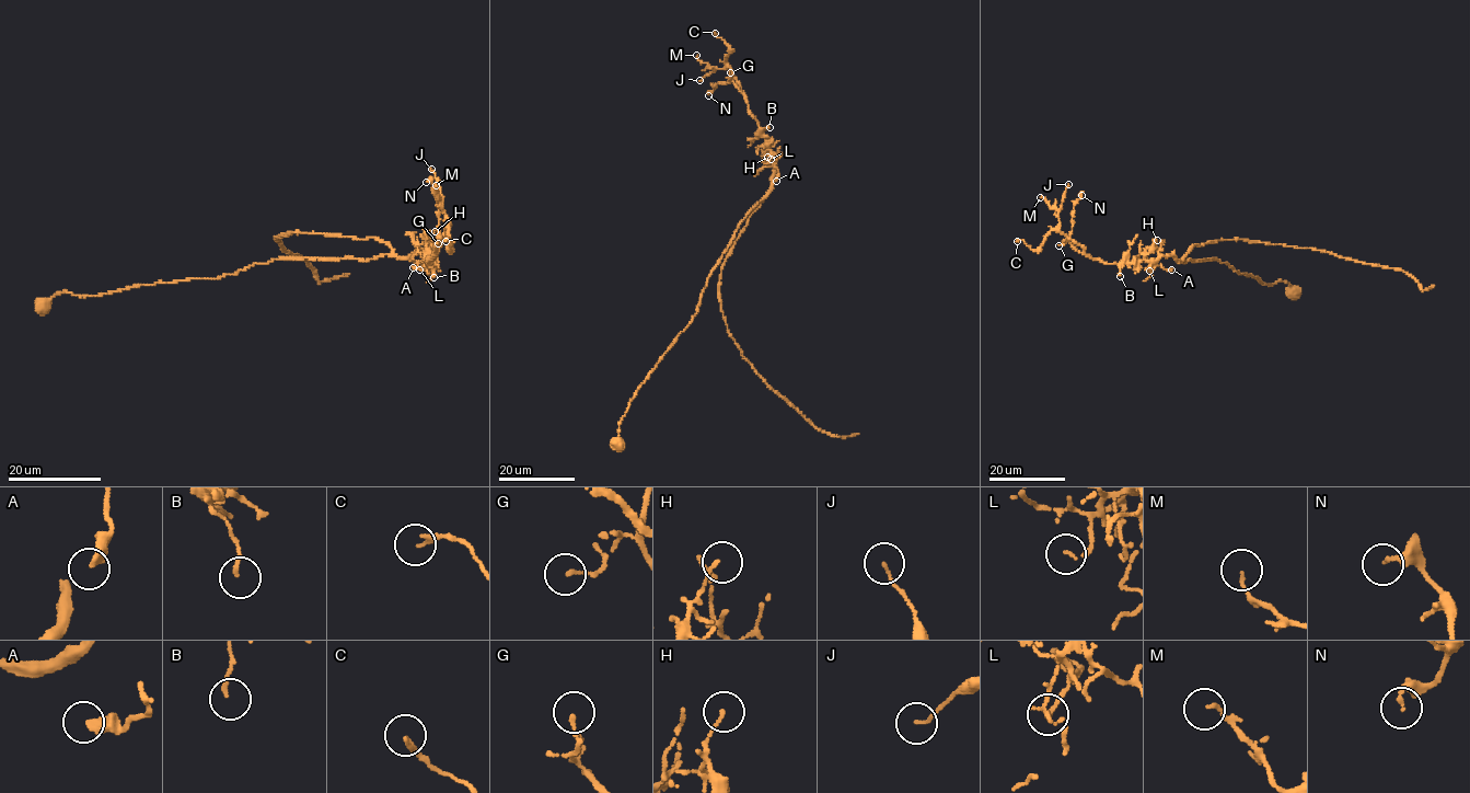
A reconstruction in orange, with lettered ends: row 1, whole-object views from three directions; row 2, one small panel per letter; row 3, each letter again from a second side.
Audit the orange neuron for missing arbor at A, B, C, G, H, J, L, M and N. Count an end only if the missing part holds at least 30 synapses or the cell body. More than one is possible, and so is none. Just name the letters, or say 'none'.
none

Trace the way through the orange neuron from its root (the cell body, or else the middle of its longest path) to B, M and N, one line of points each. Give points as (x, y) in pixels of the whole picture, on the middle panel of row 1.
B: (616, 443), (629, 403), (696, 313), (707, 277), (739, 223), (771, 187), (775, 161), (762, 130), (770, 127)
M: (616, 443), (629, 403), (773, 180), (771, 144), (739, 81), (696, 55)
N: (616, 443), (629, 403), (696, 313), (739, 223), (772, 186), (773, 153), (745, 94), (730, 80), (708, 95)

